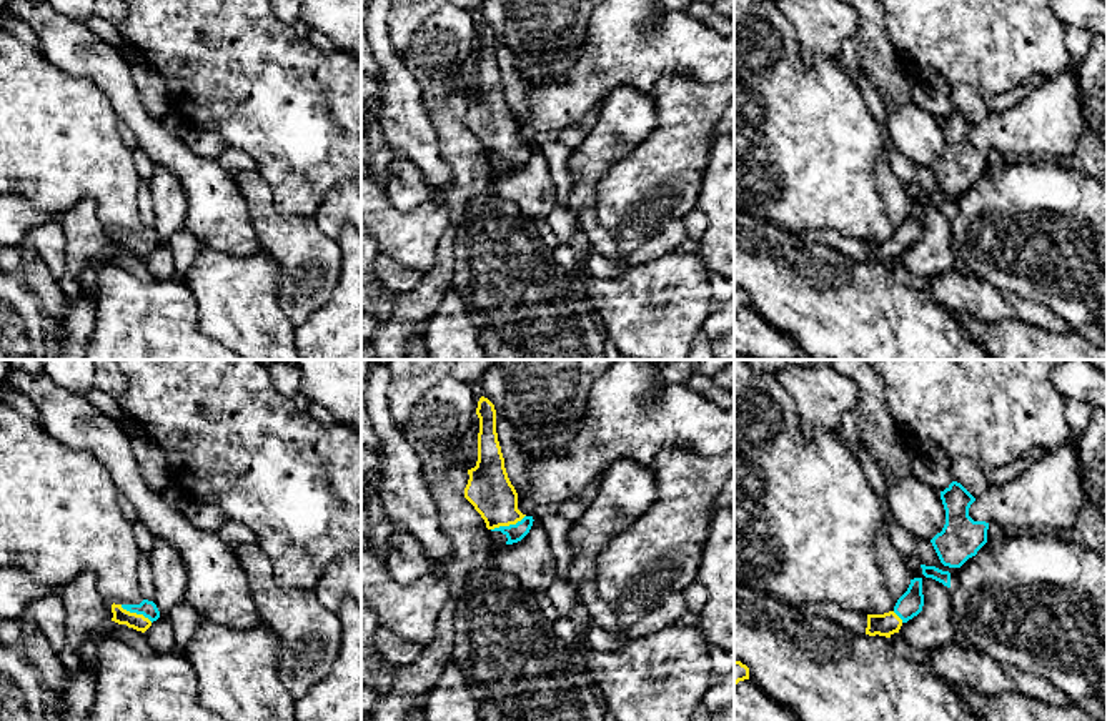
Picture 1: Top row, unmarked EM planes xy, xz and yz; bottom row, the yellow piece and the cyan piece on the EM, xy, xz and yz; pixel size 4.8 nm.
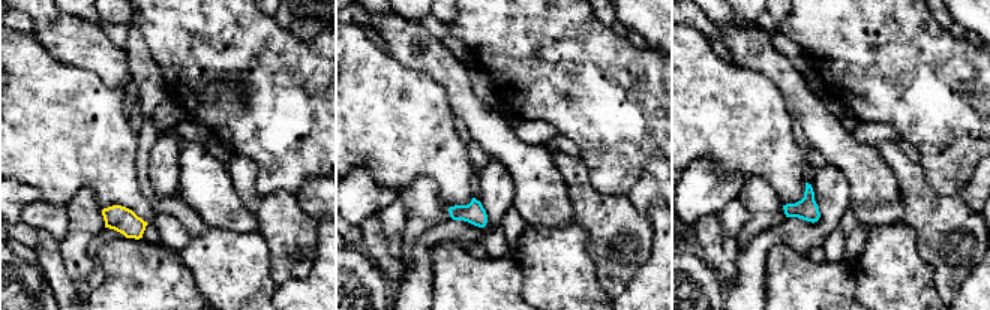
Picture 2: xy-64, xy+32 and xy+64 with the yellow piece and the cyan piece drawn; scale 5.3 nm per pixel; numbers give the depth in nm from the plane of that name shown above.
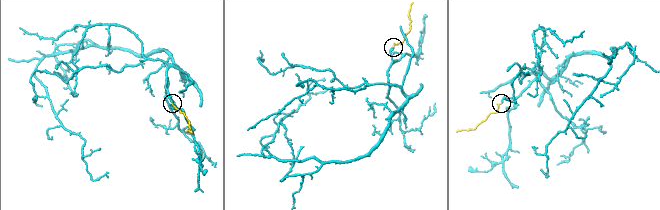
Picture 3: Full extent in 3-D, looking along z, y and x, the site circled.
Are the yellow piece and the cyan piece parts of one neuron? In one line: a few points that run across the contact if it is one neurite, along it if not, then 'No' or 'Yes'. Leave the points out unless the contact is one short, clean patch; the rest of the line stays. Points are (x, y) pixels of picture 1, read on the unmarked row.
Line: xz (488, 117), (508, 152), (515, 160). Yes

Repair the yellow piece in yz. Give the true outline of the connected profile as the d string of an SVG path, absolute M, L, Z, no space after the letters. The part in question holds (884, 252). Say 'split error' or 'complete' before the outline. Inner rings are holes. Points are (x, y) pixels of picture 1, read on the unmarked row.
split error; M922 205L911 206L907 218L897 226L892 238L867 241L866 261L891 265L901 253L917 243L924 233Z

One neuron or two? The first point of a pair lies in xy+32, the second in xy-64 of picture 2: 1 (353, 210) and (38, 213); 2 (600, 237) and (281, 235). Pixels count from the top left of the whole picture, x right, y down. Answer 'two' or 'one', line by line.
1: two
2: one

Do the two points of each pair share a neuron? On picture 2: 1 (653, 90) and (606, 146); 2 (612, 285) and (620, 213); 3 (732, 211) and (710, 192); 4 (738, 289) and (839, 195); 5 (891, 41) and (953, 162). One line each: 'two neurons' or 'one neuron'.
1: one neuron
2: one neuron
3: two neurons
4: one neuron
5: one neuron

